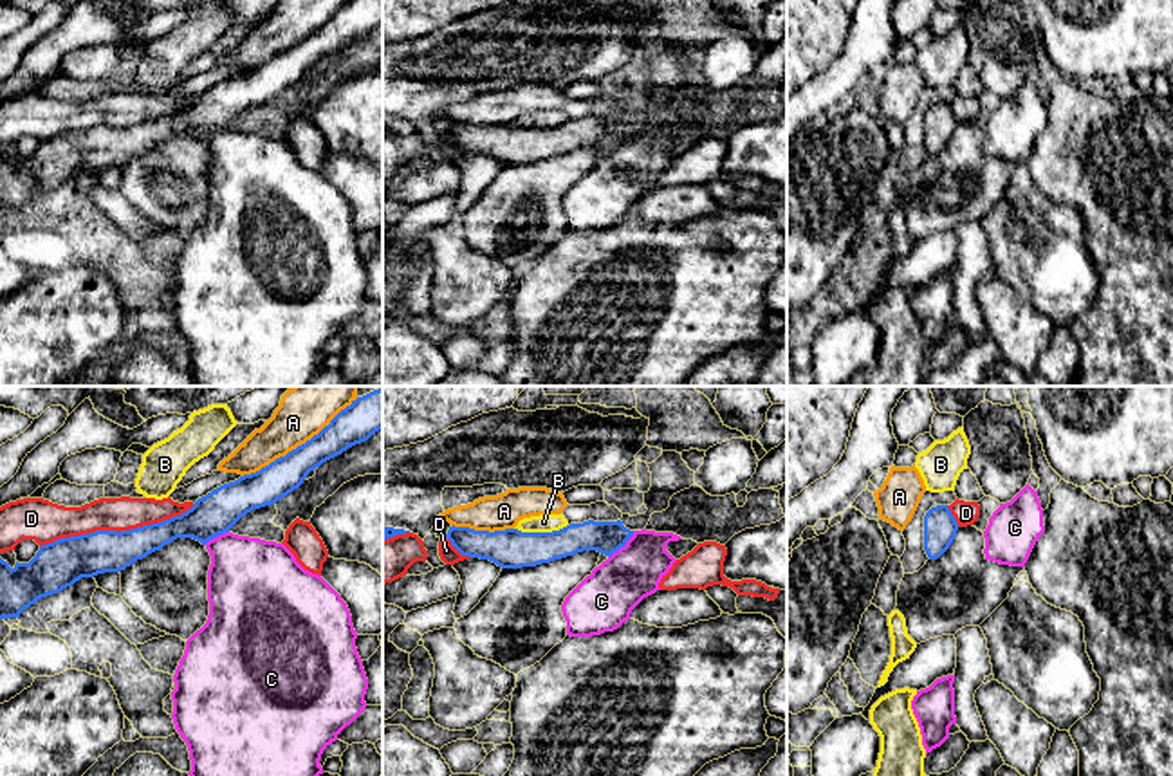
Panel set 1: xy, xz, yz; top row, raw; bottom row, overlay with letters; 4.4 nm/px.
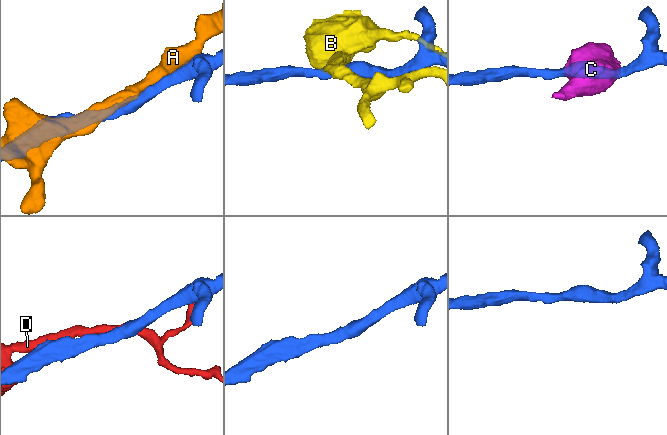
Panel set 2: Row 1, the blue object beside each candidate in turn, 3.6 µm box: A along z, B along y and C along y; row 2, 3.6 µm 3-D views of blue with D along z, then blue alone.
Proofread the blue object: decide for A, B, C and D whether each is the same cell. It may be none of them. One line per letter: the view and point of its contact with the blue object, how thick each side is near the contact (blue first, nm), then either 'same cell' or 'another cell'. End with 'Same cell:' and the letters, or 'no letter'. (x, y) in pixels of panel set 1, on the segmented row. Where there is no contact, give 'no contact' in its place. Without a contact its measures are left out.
A: xy (302, 444) | 170/240 nm | another cell
B: xz (540, 533) | 180/80 nm | another cell
C: xz (623, 545) | 140/260 nm | another cell
D: xy (116, 531) | 200/150 nm | another cell
Same cell: no letter

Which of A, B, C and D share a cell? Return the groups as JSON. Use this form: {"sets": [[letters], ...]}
{"sets": [["A"], ["B"], ["C"], ["D"]]}

